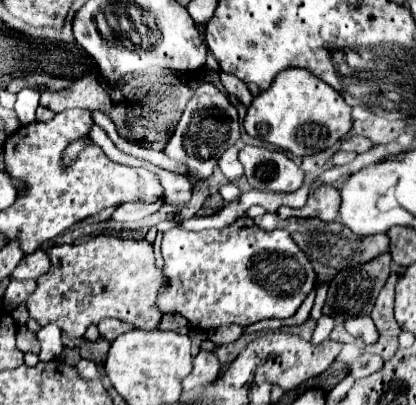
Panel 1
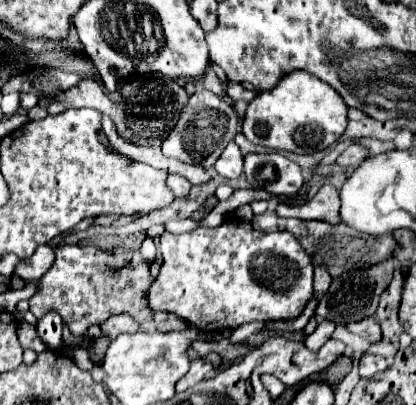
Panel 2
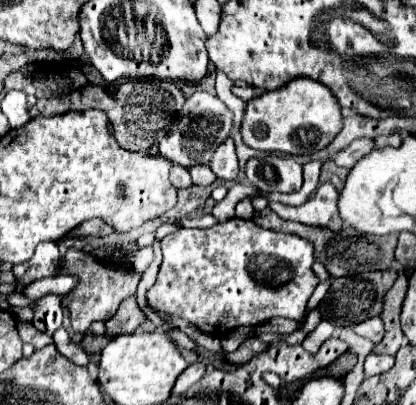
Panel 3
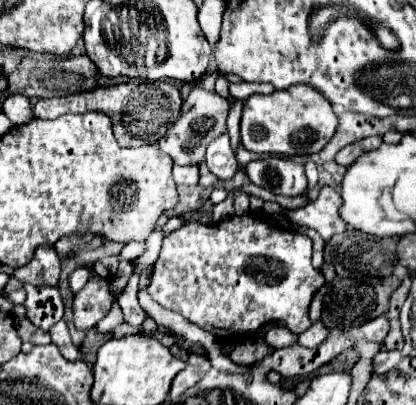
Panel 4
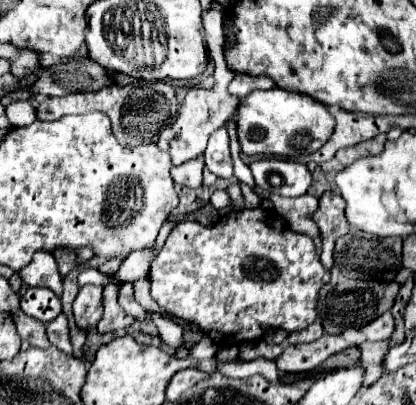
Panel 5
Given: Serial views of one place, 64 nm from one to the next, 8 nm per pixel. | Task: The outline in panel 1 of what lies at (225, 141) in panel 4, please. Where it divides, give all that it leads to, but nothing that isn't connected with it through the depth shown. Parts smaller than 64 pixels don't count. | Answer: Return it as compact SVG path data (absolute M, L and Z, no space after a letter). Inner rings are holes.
M232 146L232 148L228 148L228 150L222 154L222 158L220 158L220 162L218 162L218 168L222 170L222 174L224 174L230 182L242 178L242 174L244 174L242 164L236 160L236 154L238 154L238 146Z

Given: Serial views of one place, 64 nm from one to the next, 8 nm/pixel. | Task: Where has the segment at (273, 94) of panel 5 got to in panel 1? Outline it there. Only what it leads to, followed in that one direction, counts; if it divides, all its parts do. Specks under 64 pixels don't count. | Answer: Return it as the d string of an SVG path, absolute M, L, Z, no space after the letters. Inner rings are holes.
M290 68L280 72L272 88L254 96L244 128L252 138L260 138L280 150L296 156L316 154L338 144L352 130L352 108L326 82L304 68Z

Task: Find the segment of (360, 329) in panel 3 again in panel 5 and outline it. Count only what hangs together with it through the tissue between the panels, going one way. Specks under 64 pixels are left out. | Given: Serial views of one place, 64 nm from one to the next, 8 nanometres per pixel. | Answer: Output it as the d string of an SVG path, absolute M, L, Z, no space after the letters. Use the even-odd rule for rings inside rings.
M390 312L382 314L382 316L376 318L372 324L364 326L362 332L364 332L364 336L366 336L368 340L388 340L390 334L394 332L394 318L392 318L392 314L390 314Z

